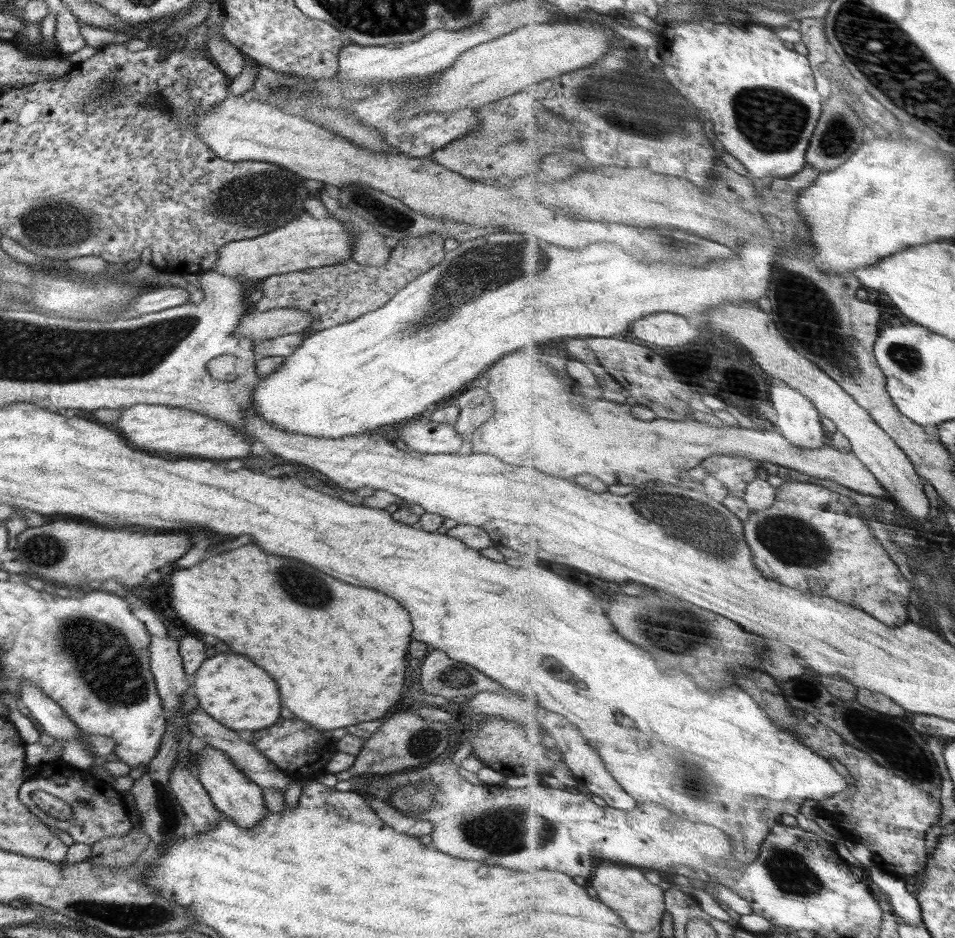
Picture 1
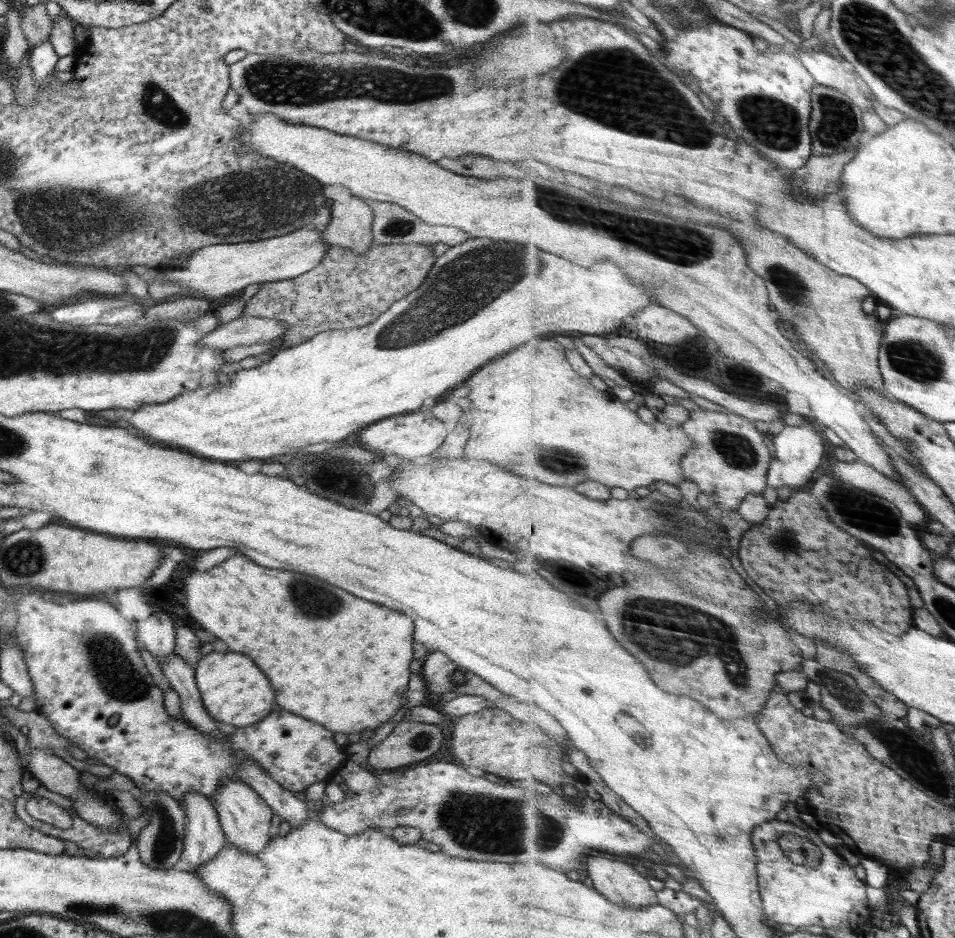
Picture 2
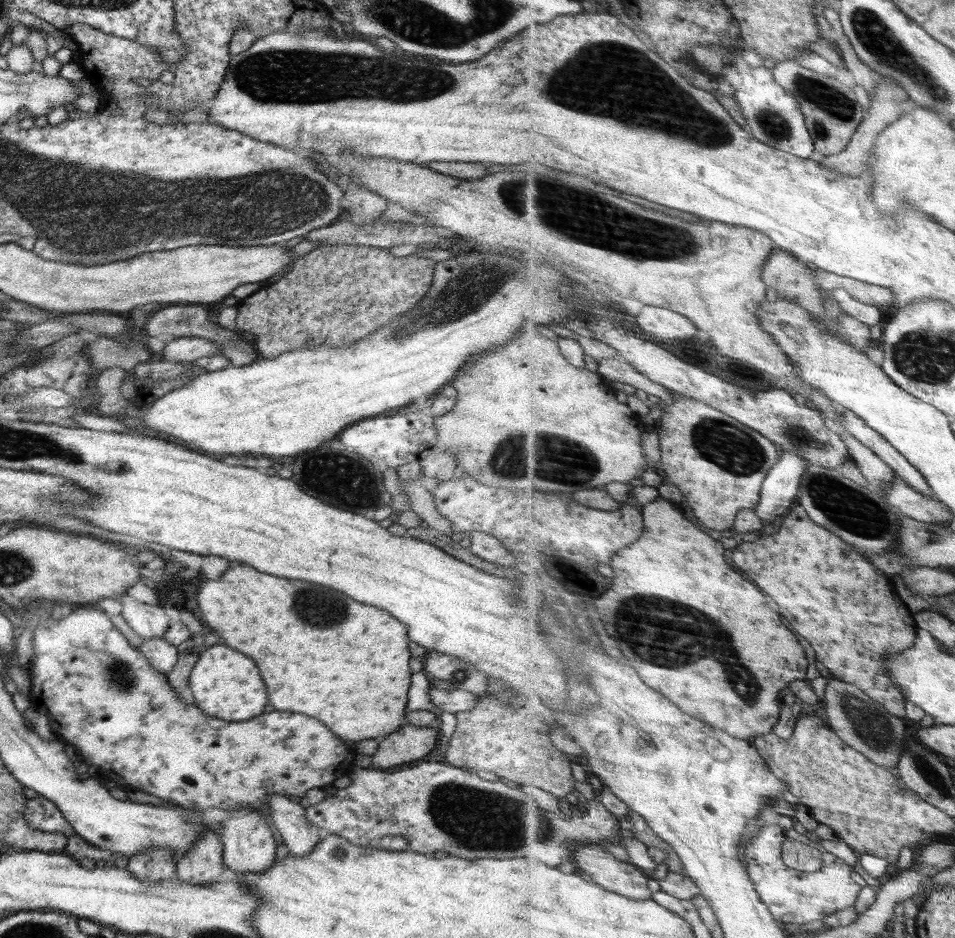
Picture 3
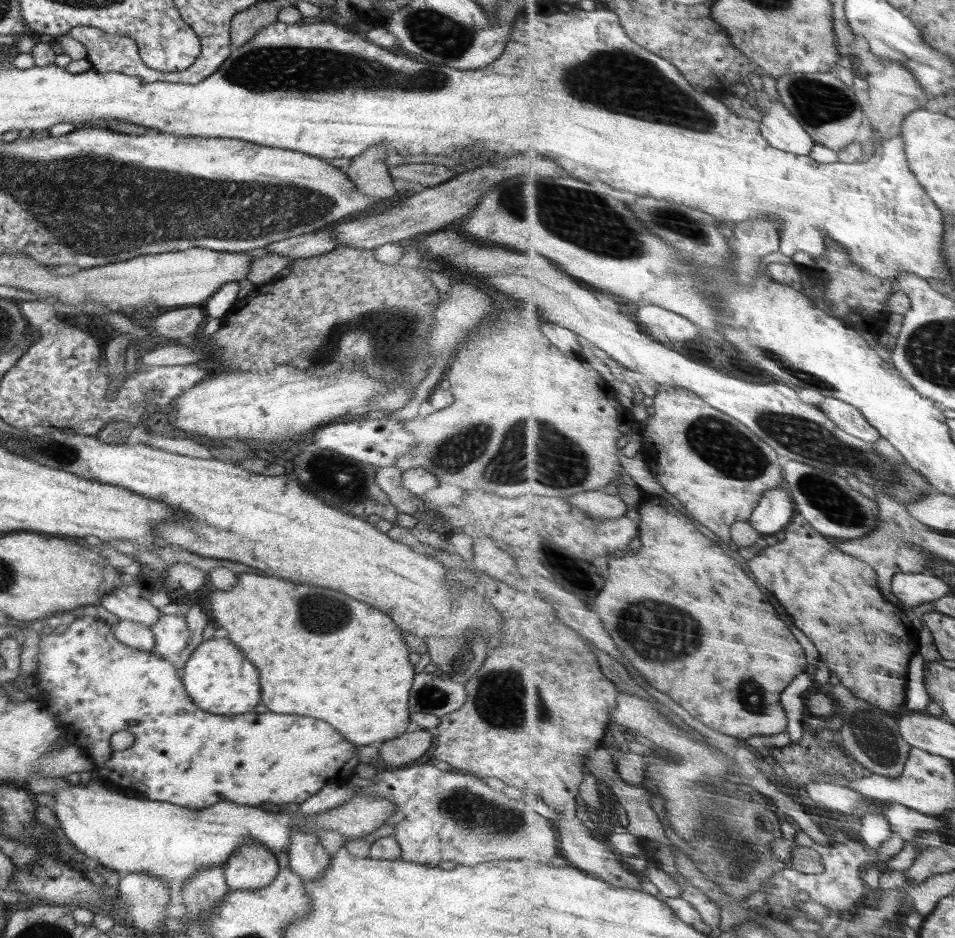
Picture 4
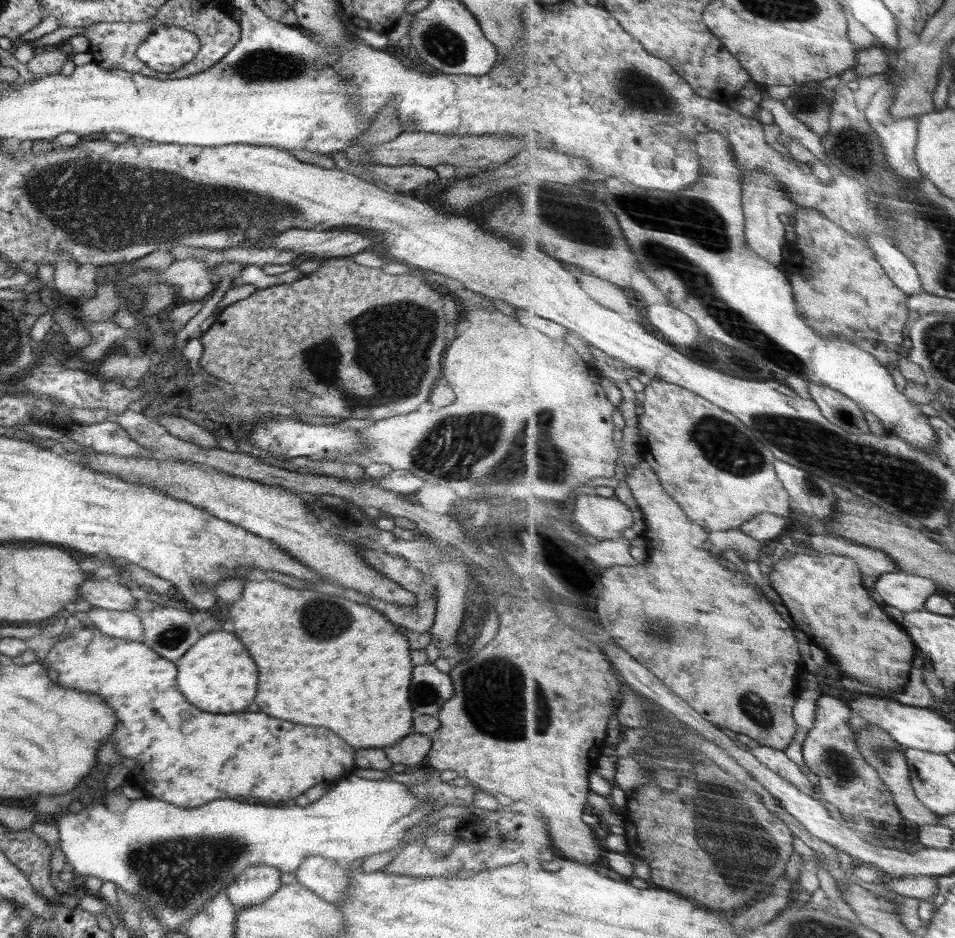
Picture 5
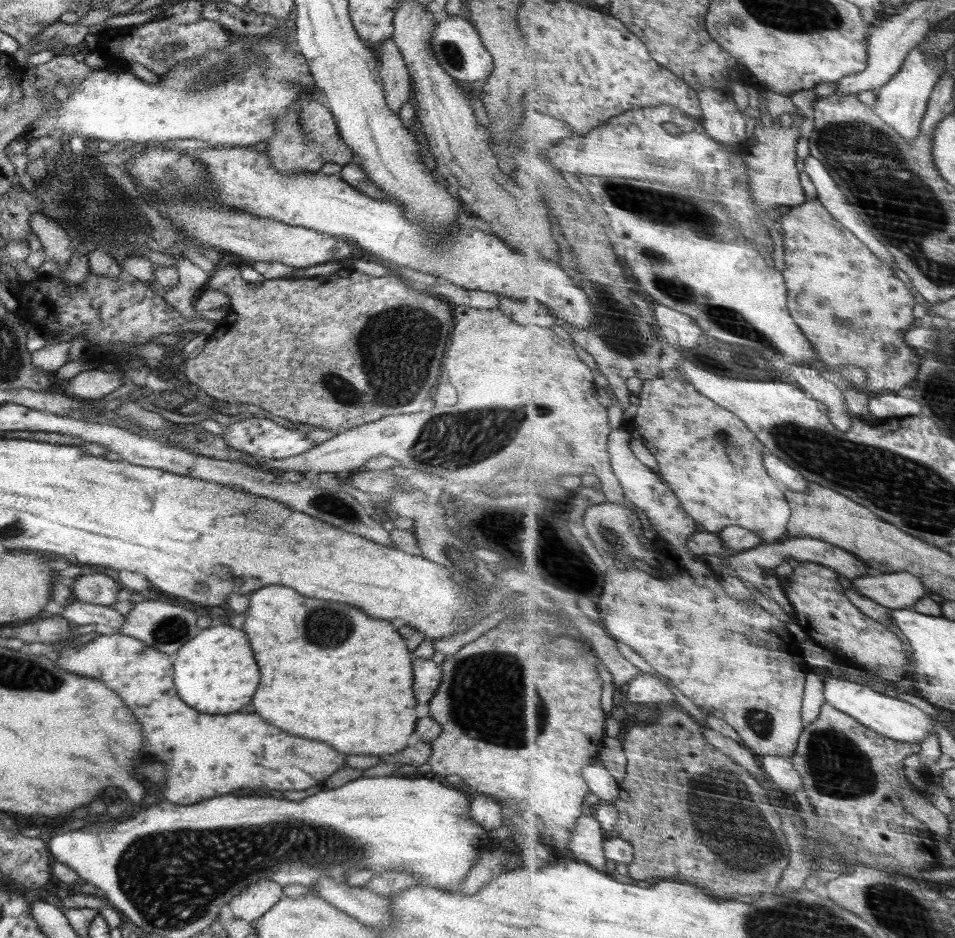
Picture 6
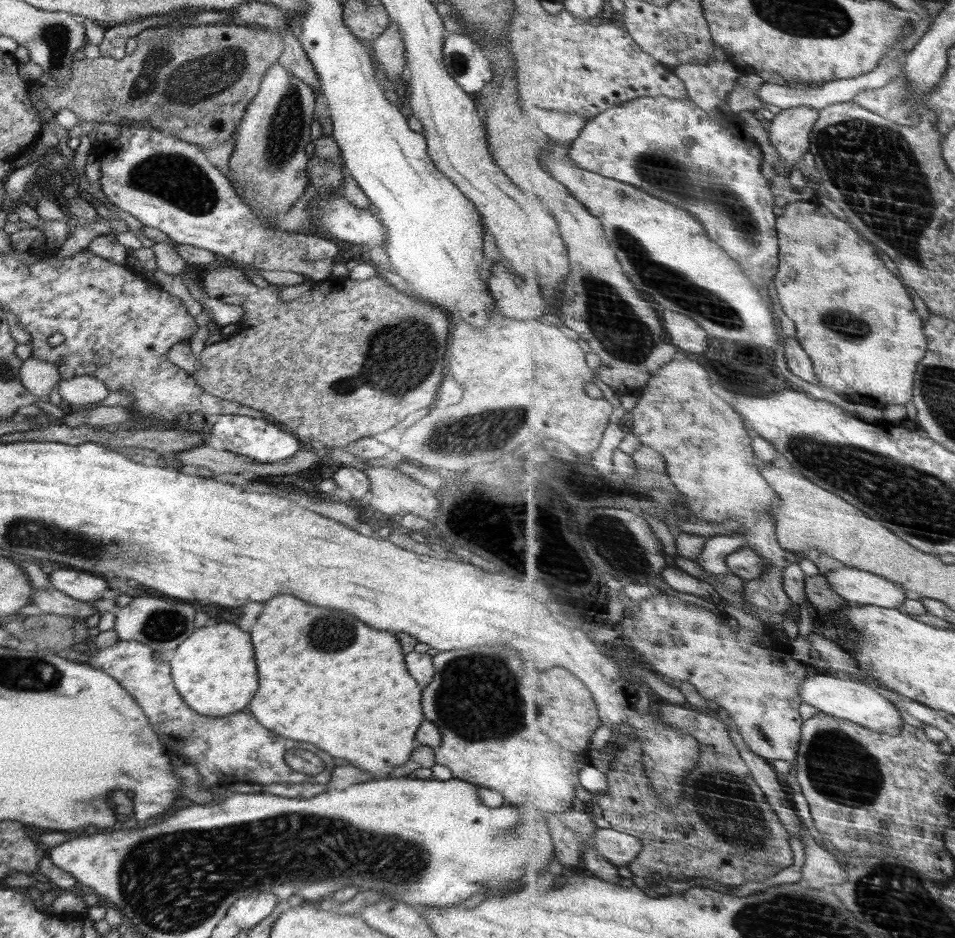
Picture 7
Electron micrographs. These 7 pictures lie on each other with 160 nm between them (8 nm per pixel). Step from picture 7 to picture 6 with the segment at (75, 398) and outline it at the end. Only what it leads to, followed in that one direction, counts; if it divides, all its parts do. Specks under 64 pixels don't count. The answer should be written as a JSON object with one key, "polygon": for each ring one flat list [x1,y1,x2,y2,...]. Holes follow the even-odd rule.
{"polygon":[[96,368,79,373,68,381,65,394,82,400,103,398,124,384,126,376,120,370,117,371,118,373,108,373,102,368]]}

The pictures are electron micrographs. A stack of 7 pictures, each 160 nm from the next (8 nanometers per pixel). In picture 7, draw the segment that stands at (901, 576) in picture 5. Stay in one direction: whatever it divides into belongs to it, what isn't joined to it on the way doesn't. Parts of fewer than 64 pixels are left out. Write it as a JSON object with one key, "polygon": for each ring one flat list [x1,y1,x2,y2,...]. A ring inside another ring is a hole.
{"polygon":[[845,566,824,575,834,592,849,602,898,609,908,600,907,588,868,570]]}

